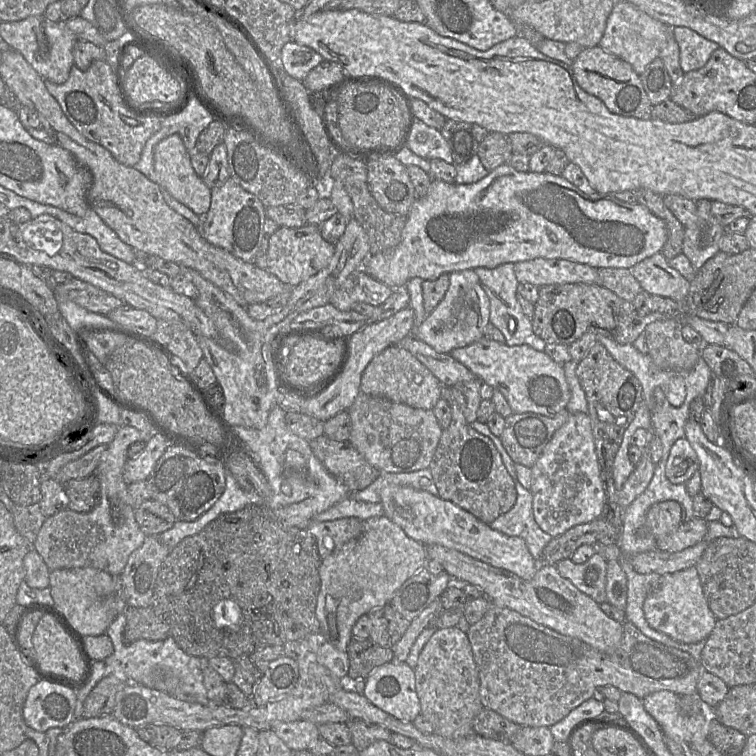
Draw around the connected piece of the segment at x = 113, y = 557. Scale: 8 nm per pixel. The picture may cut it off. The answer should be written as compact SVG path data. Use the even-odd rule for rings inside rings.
M120 426L94 473L101 485L101 497L97 506L87 513L66 509L46 518L33 548L50 571L93 567L120 577L129 556L146 538L135 519L135 509L130 504L128 495L129 484L123 478L123 469L128 460L127 451L134 442L147 443L153 434L141 432L132 426Z

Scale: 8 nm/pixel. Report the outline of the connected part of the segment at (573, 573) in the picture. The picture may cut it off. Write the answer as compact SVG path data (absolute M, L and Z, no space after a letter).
M595 553L582 564L575 564L570 558L556 564L559 574L568 579L577 589L591 597L596 603L607 602L606 571L607 560Z

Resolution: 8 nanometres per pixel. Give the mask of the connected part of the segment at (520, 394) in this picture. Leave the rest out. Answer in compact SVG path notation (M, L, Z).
M485 337L449 353L466 366L478 379L506 398L513 413L533 412L554 416L566 409L571 393L562 365L552 360L544 351L528 345L508 346Z

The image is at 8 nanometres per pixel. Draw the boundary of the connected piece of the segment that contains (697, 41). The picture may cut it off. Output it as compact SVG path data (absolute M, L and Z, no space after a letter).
M674 27L673 35L679 46L680 66L684 73L705 66L712 53L720 47L686 27Z

